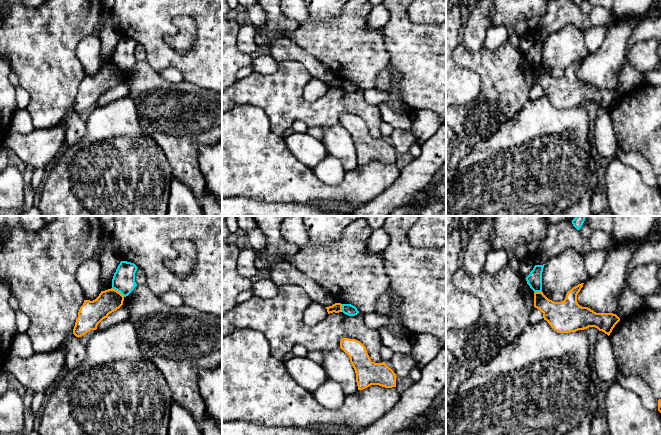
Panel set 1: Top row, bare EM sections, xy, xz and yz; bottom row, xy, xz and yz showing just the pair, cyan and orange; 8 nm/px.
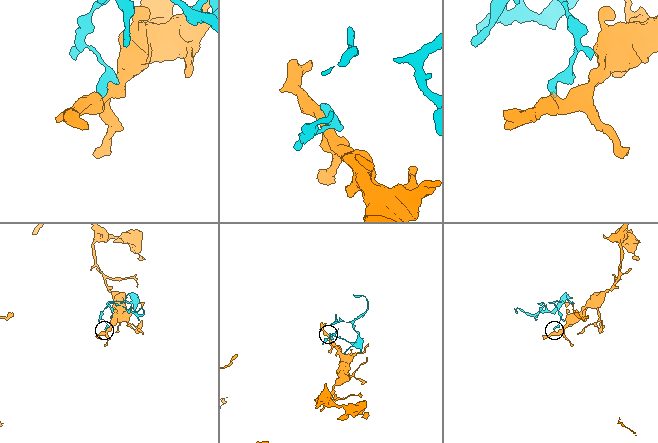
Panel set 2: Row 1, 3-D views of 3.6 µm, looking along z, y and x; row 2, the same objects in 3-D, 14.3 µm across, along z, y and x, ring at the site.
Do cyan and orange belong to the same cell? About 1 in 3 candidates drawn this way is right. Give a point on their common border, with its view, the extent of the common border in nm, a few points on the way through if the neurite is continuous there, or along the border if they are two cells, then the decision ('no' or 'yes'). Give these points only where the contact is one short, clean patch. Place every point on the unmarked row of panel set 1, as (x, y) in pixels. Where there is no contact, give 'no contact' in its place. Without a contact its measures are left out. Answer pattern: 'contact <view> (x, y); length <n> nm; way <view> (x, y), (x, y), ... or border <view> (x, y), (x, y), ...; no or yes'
contact xy (118, 67); length 130 nm; border xy (112, 63), (124, 72); no

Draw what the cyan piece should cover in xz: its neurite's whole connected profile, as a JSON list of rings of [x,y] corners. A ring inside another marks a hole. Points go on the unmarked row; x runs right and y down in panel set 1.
[[[342,80],[342,88],[348,92],[355,92],[359,89],[357,84],[351,80]]]

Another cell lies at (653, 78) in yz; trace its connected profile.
[[[661,64],[653,71],[643,74],[641,84],[661,85]]]

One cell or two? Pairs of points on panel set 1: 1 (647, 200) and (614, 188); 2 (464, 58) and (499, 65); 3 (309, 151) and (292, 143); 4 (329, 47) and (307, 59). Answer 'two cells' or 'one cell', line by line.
1: one cell
2: one cell
3: one cell
4: two cells

